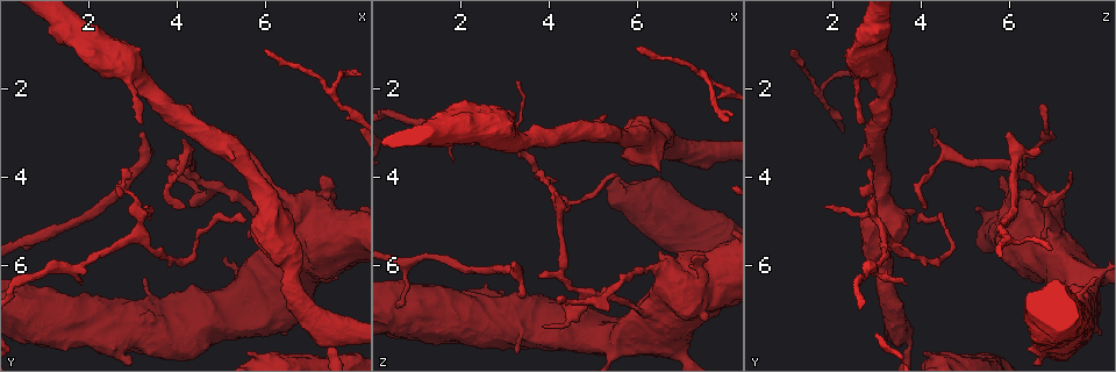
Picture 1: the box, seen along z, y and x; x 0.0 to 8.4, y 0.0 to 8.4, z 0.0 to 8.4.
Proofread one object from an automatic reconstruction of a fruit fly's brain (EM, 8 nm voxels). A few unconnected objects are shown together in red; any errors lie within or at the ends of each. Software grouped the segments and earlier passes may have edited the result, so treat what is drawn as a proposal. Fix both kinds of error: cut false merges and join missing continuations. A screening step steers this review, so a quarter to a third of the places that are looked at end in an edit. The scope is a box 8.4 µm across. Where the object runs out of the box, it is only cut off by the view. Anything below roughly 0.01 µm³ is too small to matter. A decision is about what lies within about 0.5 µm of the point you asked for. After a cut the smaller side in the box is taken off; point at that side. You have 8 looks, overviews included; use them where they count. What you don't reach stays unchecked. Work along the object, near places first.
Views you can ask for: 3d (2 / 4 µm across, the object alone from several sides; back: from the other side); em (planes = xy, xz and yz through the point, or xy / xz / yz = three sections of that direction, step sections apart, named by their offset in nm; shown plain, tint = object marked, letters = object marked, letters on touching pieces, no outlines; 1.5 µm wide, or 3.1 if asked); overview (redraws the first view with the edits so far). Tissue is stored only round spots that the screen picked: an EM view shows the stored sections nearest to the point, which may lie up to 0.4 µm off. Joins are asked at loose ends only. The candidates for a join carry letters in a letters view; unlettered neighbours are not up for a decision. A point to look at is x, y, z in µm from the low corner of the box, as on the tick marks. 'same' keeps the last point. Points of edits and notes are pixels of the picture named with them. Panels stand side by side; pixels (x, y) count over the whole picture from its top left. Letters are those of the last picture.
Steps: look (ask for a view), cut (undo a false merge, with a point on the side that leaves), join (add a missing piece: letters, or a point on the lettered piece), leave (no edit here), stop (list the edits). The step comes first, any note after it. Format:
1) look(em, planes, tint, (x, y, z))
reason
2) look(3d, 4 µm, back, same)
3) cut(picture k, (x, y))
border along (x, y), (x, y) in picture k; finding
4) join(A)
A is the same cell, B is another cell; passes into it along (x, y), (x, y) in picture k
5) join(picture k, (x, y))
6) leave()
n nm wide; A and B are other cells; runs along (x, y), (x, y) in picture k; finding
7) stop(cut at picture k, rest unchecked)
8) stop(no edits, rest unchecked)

look(em, xy, step 8, tint, (7.45, 7.65, 3.50))
calibre changes

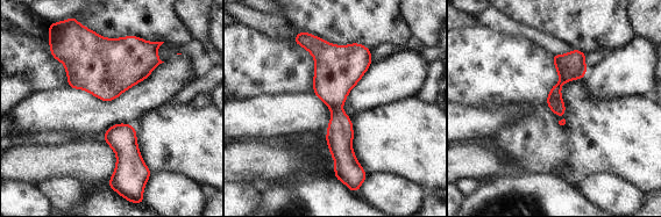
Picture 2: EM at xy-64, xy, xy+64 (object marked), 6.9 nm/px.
look(em, xz, step 4, tint, same)

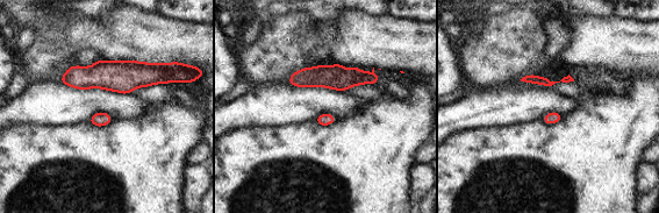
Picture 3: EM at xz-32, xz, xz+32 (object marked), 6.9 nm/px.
look(em, xz, step 4, letters, same)

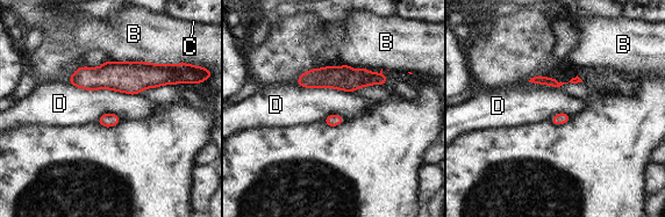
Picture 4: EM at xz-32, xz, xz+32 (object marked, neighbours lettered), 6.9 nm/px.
leave()
B, C and D are other cells; runs along (178, 73), (80, 78), (72, 80) in picture 4; one neuron here

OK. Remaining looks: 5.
look(em, planes, letters, (3.15, 3.05, 5.95))
branch stops here

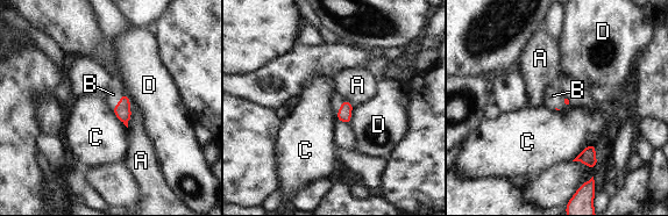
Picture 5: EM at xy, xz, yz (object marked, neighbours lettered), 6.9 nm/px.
join(B)
B is the same cell, A, C and D are other cells; passes into it along (122, 110), (120, 100), (113, 94) in picture 5; it goes on there

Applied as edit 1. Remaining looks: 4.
look(3d, 4 µm, (0.60, 5.60, 6.90))
tapers out

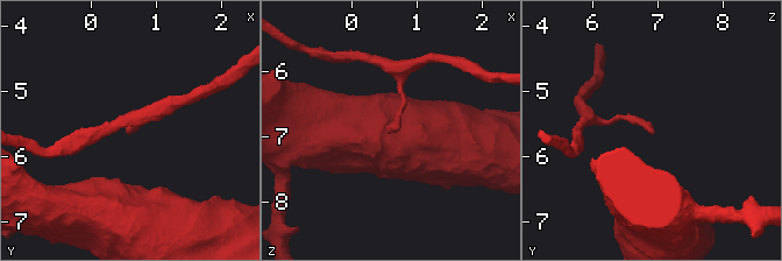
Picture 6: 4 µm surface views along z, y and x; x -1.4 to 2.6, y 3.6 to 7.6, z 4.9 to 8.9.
look(em, planes, tint, (0.55, 5.65, 6.95))
shape alone is not enough

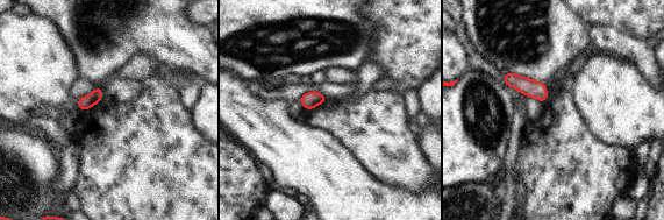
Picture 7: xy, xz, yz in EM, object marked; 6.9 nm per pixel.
look(em, planes, letters, same)
see the neighbours

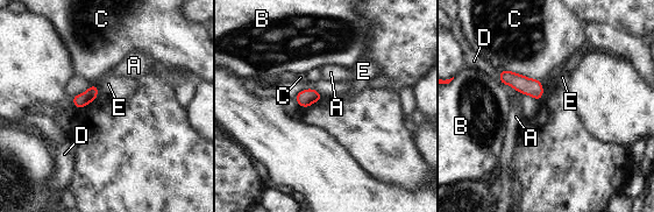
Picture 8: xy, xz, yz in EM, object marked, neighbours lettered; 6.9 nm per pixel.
leave()
A, B, C, D and E are other cells; border along (498, 70), (511, 70), (540, 80) in picture 8; none of them fits

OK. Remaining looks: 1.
stop(join at picture 5, rest unchecked)

